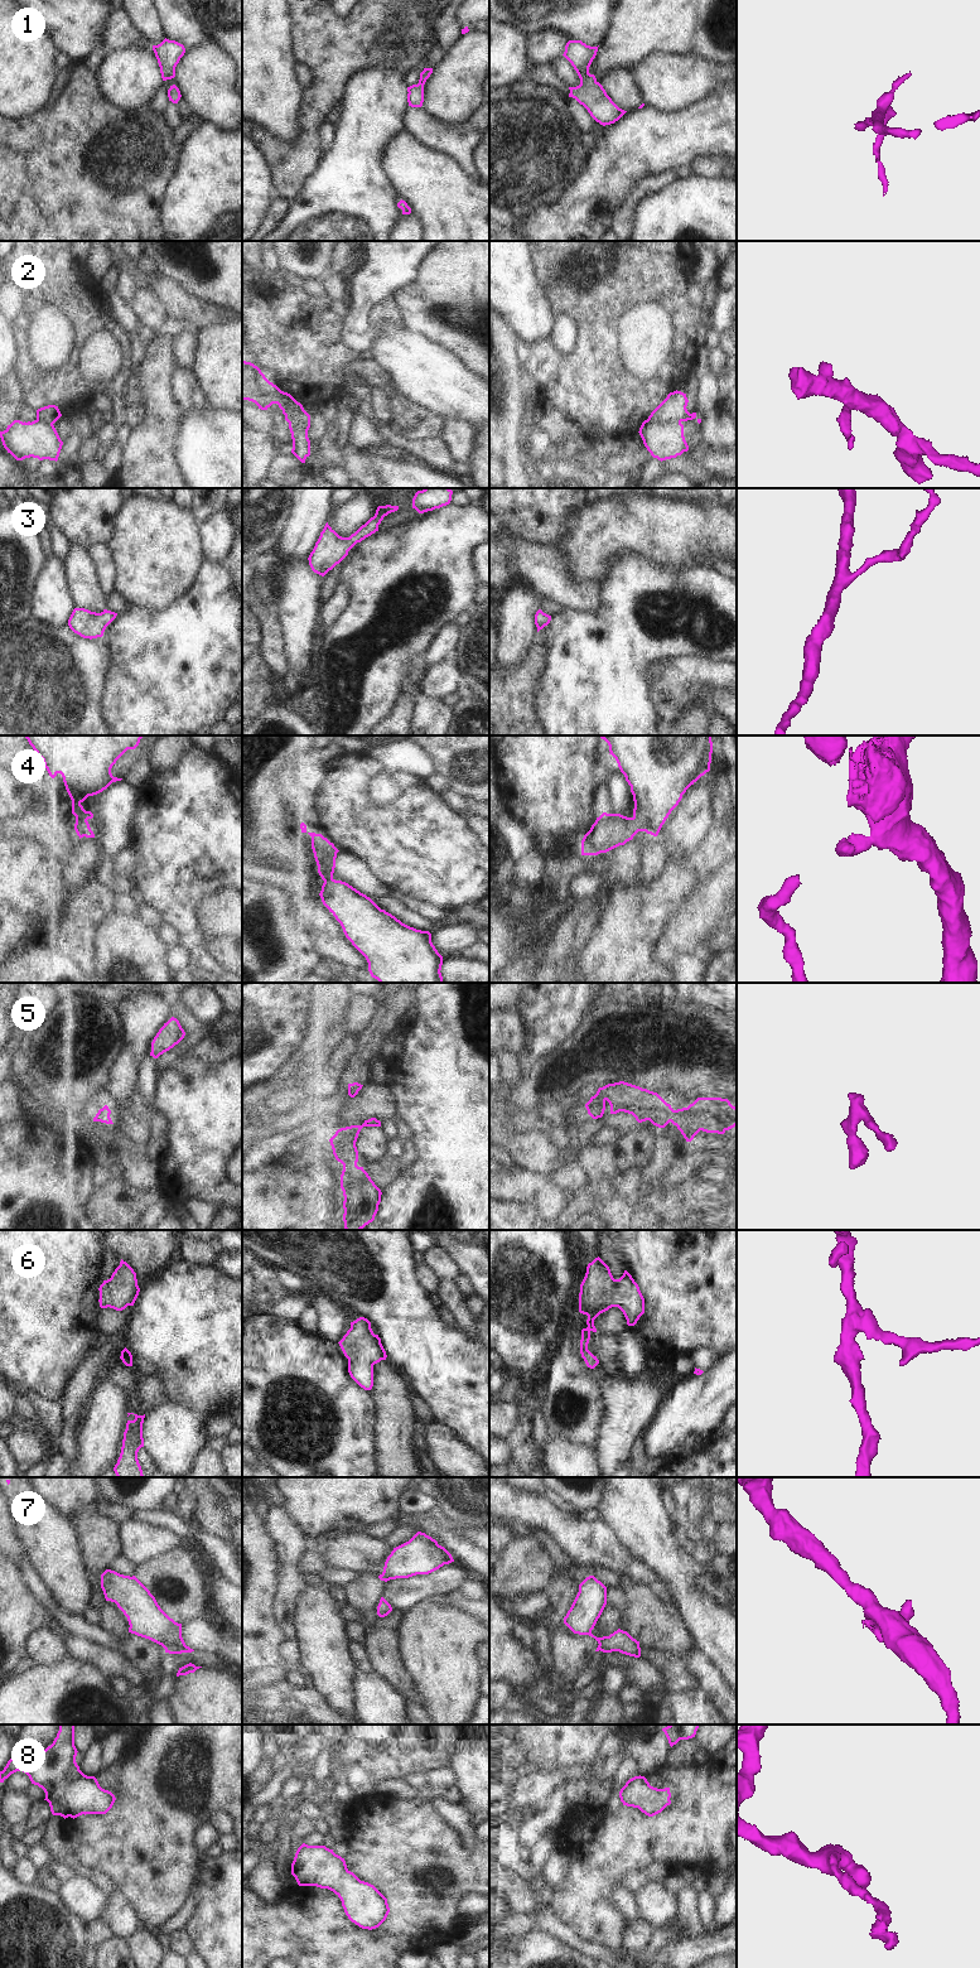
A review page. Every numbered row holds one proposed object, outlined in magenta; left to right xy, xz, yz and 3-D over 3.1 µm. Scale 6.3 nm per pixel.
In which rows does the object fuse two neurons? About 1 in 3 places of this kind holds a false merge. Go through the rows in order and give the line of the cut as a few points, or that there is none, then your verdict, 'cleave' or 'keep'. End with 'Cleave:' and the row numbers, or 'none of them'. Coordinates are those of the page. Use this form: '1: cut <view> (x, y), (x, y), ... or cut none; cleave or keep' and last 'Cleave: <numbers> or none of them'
1: cut none; keep
2: cut yz (647, 419), (680, 423); cleave
3: cut none; keep
4: cut none; keep
5: cut none; keep
6: cut none; keep
7: cut yz (590, 1631), (588, 1634); cleave
8: cut none; keep
Cleave: 2, 7

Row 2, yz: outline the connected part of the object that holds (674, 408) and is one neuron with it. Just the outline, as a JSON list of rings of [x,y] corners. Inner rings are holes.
[[[674,391],[651,413],[648,420],[660,423],[681,423],[692,420],[696,418],[696,413],[690,414],[687,406],[686,394],[681,391]]]

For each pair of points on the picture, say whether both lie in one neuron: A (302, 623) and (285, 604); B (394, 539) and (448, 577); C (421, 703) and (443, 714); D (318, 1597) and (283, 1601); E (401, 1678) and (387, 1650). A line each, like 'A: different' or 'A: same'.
A: same
B: same
C: same
D: different
E: same

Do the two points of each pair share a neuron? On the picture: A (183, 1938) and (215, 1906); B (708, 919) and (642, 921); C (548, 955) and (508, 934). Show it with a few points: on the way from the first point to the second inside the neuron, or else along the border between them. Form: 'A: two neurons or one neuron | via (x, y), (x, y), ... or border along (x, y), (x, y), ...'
A: two neurons | border along (186, 1928), (196, 1950)
B: two neurons | border along (694, 895), (667, 927), (660, 944)
C: one neuron | via (537, 955), (519, 944)

